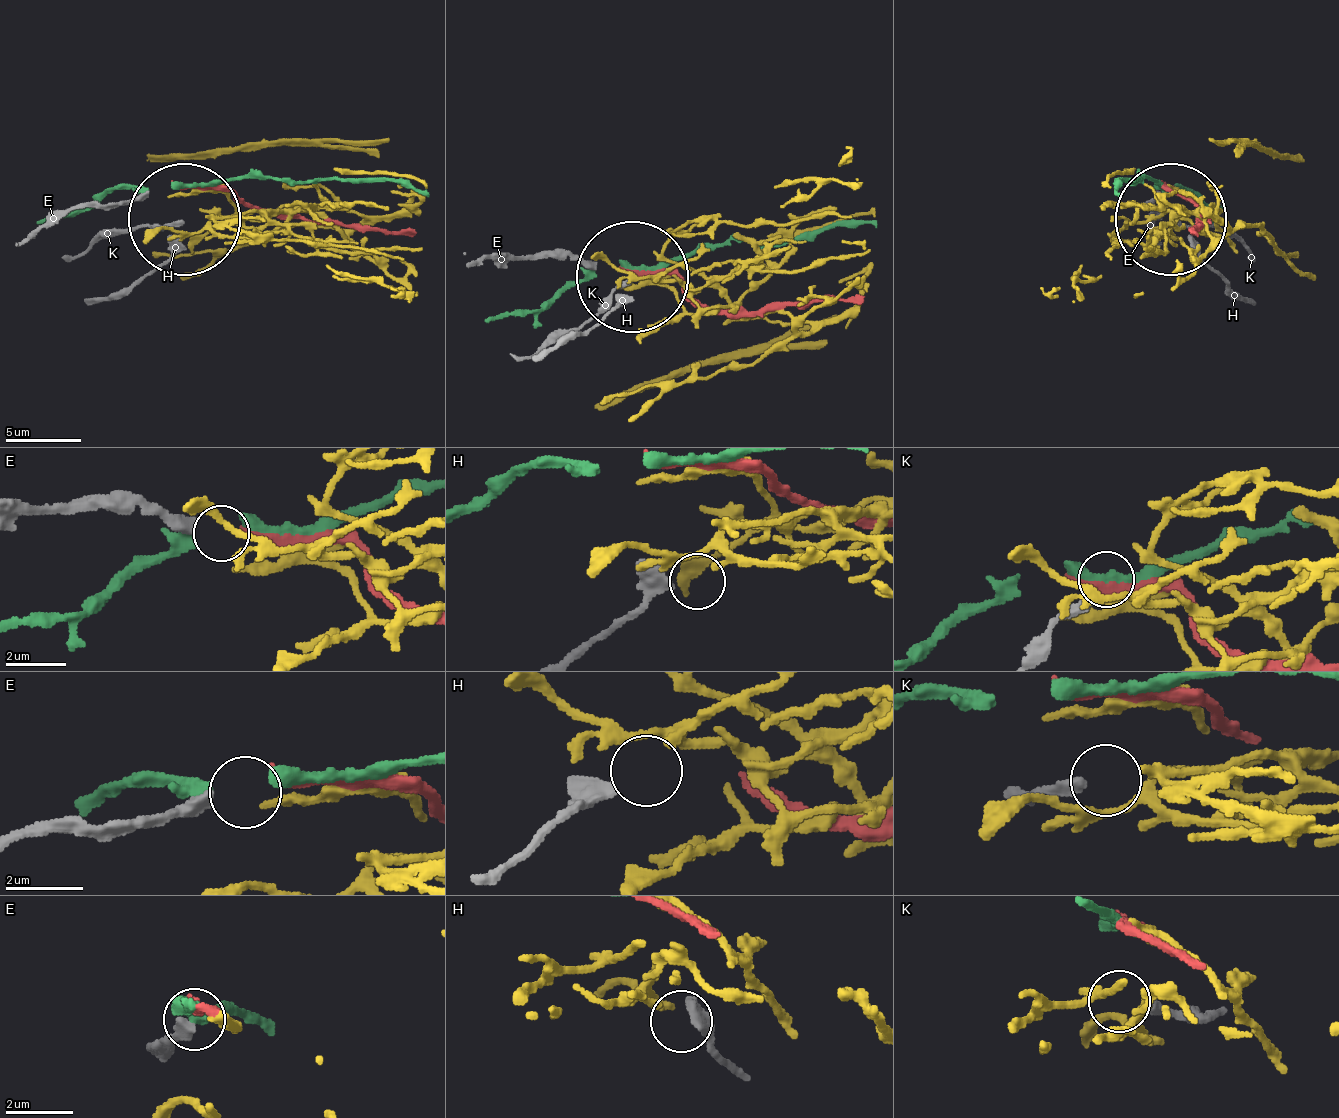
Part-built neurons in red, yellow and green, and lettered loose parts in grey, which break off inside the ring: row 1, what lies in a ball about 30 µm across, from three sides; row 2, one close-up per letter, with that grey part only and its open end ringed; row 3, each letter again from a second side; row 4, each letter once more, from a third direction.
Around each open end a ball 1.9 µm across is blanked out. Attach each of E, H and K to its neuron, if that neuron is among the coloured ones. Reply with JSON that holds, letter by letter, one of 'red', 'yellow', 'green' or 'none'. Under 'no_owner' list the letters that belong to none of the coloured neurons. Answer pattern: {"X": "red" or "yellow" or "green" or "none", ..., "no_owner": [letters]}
{"E": "red", "H": "none", "K": "none", "no_owner": ["H", "K"]}

